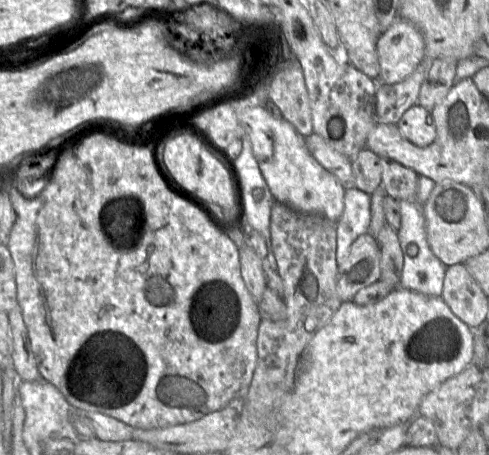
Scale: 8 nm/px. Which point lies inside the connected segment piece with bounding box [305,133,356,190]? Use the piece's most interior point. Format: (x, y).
(337, 164)

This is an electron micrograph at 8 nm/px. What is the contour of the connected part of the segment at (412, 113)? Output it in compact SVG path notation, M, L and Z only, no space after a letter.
M418 104L403 114L397 126L403 137L418 147L428 147L436 138L432 112Z

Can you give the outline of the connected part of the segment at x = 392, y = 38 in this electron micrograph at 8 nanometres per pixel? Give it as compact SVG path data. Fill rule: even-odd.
M399 18L377 42L380 84L396 84L410 76L425 58L425 41L420 30Z

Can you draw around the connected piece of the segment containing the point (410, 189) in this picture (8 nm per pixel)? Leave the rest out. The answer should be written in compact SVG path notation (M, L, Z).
M381 157L381 186L386 195L396 201L415 202L417 200L419 175L410 168L389 159Z

